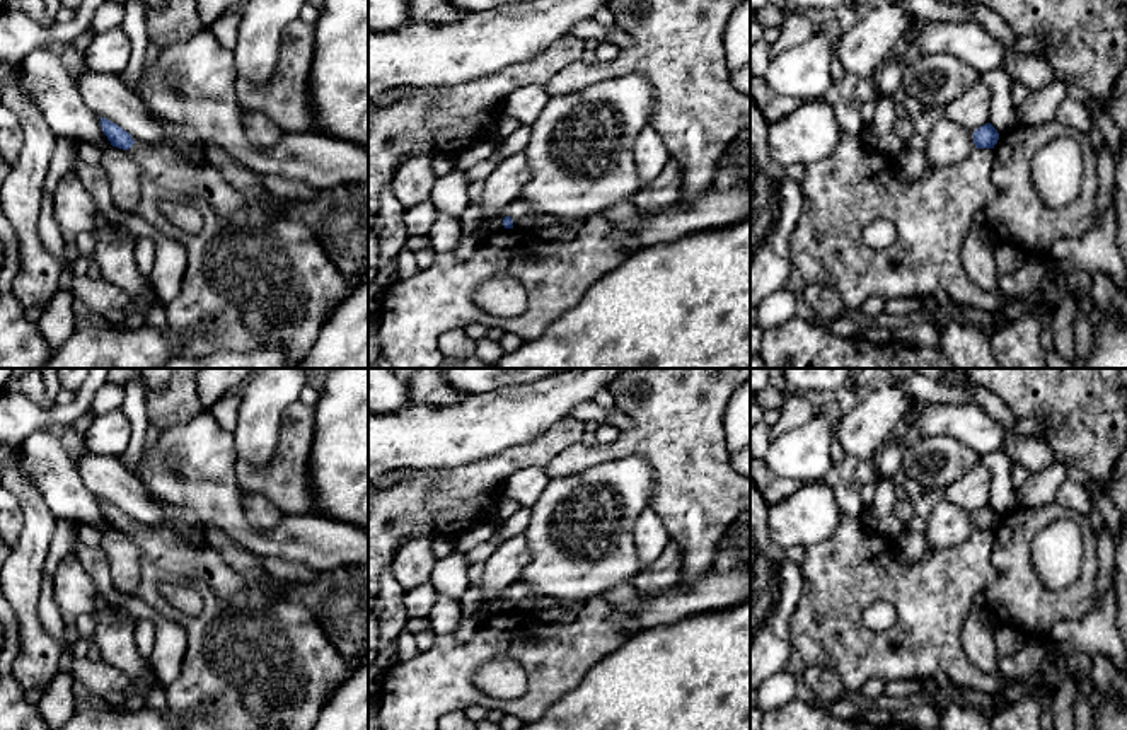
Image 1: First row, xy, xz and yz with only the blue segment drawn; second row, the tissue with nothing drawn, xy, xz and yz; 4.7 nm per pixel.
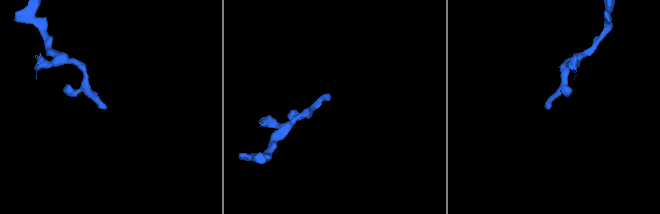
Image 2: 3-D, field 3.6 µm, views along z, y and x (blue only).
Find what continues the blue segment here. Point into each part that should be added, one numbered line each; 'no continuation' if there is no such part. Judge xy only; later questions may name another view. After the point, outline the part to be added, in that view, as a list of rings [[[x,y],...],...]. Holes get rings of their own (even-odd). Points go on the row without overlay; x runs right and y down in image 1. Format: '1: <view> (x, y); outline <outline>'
1: xy (162, 546); outline [[[135,524],[128,534],[160,570],[194,585],[206,583],[220,599],[230,599],[246,587],[246,580],[218,553],[191,549],[169,525],[150,529]]]

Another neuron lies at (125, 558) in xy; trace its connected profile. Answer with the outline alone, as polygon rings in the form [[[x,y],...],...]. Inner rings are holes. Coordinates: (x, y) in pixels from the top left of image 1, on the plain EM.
[[[118,529],[102,532],[101,548],[109,559],[113,585],[131,595],[142,582],[142,549],[128,532]]]

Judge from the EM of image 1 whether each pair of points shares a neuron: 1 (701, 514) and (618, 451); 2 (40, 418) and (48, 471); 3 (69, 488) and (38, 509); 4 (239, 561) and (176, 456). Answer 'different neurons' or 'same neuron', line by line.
1: same neuron
2: different neurons
3: different neurons
4: different neurons

